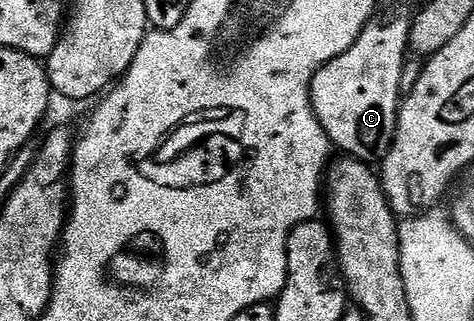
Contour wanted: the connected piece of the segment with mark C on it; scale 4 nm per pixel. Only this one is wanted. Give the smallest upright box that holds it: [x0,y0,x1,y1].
[310,19,410,162]

